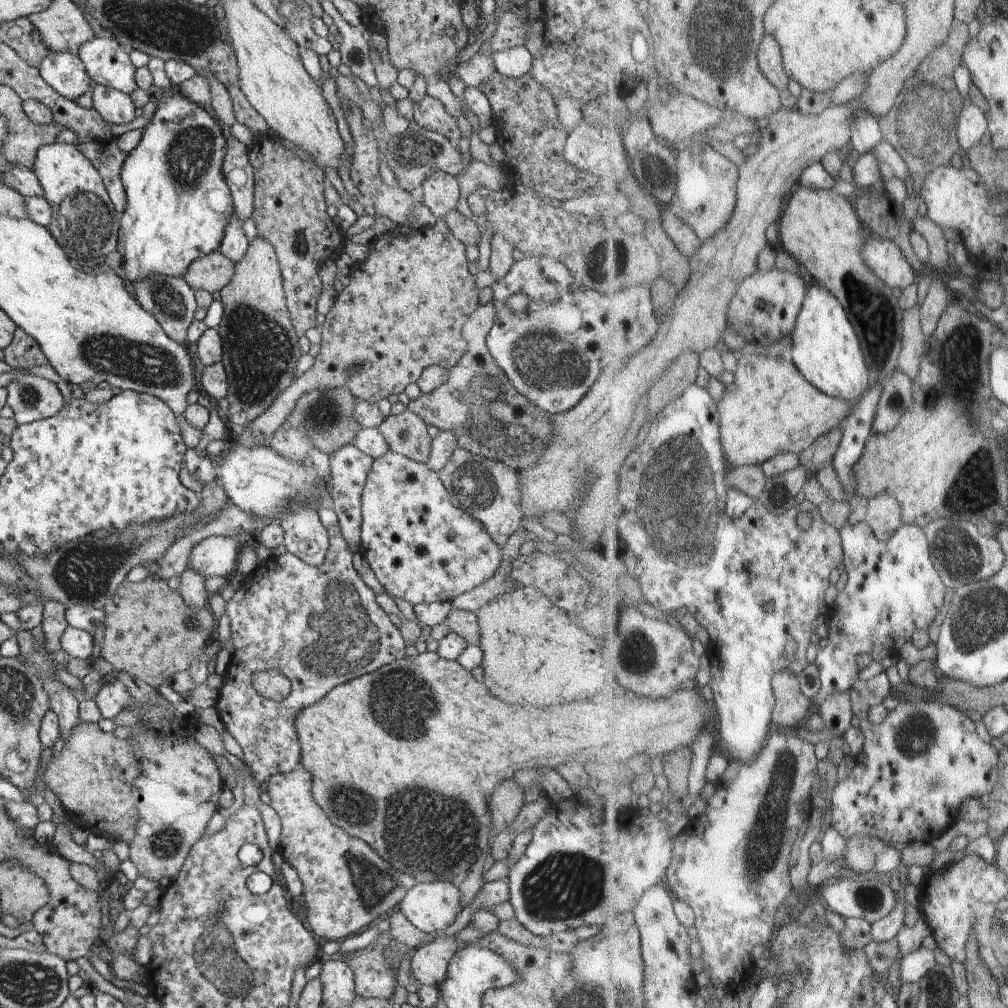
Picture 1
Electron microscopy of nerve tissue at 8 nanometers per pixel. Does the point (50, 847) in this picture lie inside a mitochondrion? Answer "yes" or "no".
no

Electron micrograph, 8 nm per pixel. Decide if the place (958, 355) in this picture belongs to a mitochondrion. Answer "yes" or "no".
yes

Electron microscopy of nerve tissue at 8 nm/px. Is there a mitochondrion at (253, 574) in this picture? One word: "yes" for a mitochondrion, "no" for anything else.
no

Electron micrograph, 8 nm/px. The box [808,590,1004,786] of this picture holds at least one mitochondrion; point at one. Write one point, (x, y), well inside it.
(917, 732)

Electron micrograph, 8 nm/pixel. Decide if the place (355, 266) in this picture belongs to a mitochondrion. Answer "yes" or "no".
no

